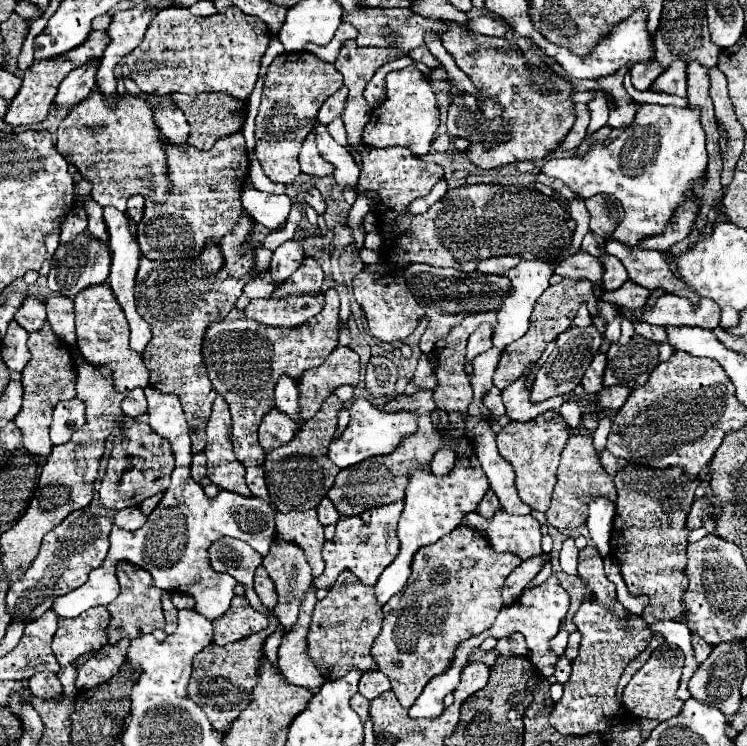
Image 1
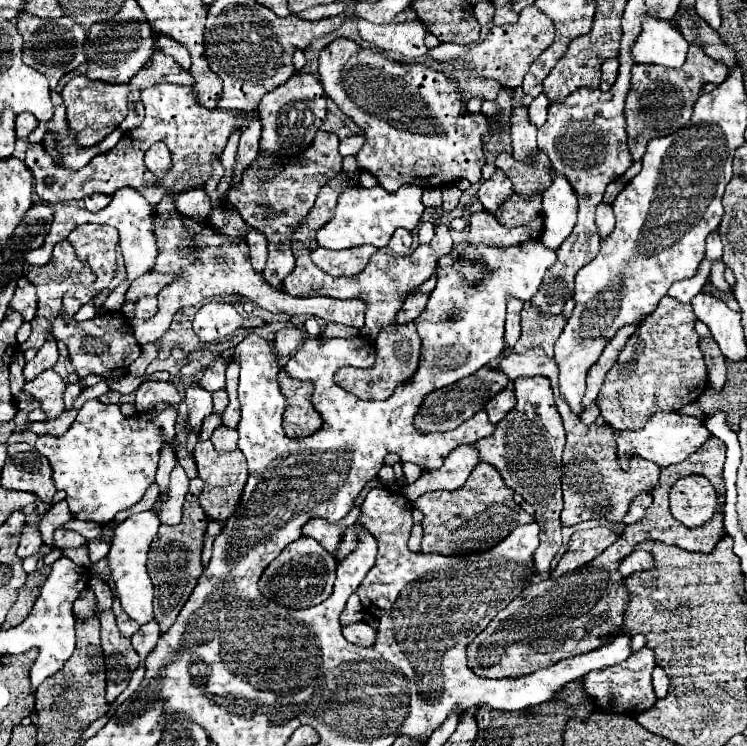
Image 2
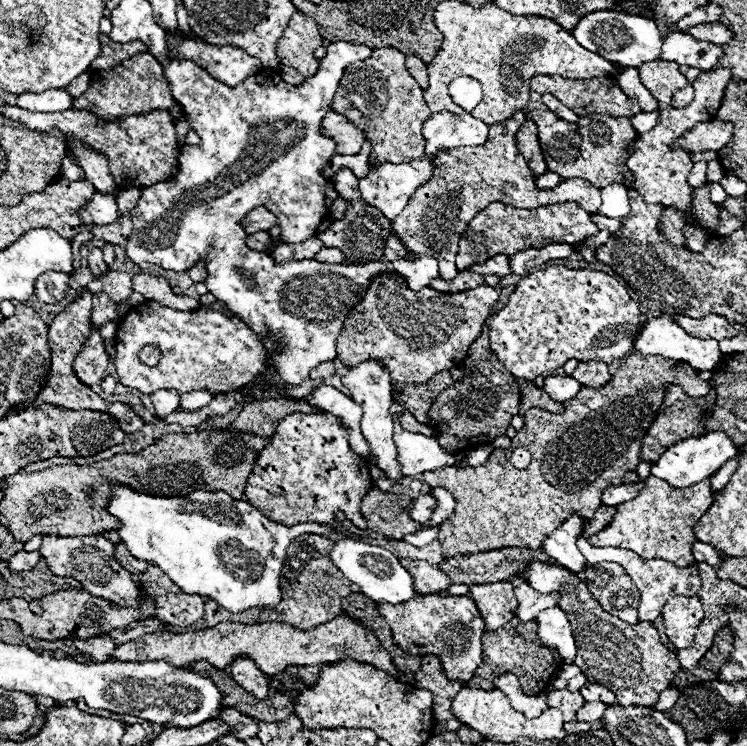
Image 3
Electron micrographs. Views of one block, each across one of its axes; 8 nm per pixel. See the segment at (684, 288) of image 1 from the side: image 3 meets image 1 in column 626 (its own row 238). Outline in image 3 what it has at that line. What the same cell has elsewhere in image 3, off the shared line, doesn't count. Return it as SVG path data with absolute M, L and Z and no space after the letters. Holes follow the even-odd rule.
M266 230L256 232L256 234L250 234L250 236L246 238L248 248L252 248L252 250L256 250L256 252L266 252L266 254L270 254L270 248L268 248L270 242L272 242L272 238L270 238L270 234L268 234Z

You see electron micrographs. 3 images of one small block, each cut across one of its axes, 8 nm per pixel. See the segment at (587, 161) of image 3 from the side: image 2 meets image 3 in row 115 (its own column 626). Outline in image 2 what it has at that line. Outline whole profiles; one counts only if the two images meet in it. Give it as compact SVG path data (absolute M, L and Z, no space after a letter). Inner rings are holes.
M710 438L704 446L700 446L694 454L690 454L684 462L672 464L662 470L658 488L652 492L654 502L646 510L646 516L640 524L630 524L622 532L622 536L608 546L598 558L584 564L576 572L568 572L558 580L544 580L538 584L530 584L524 588L504 610L496 614L496 618L468 644L468 668L484 678L502 678L502 676L524 676L532 674L540 668L550 668L562 658L570 658L576 654L590 652L600 648L600 636L608 632L616 632L620 628L620 616L626 608L628 594L622 584L622 576L616 572L616 560L620 556L628 556L632 546L644 540L660 540L664 544L674 544L684 550L696 550L708 554L714 544L724 536L722 516L718 514L712 524L704 524L704 528L684 528L678 520L672 520L668 508L668 488L684 474L700 474L716 486L724 494L722 482L722 466L726 458L726 446L718 438Z

